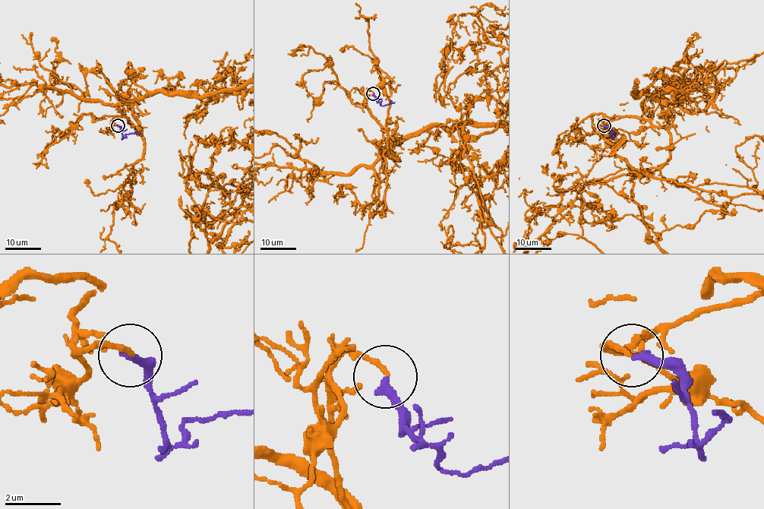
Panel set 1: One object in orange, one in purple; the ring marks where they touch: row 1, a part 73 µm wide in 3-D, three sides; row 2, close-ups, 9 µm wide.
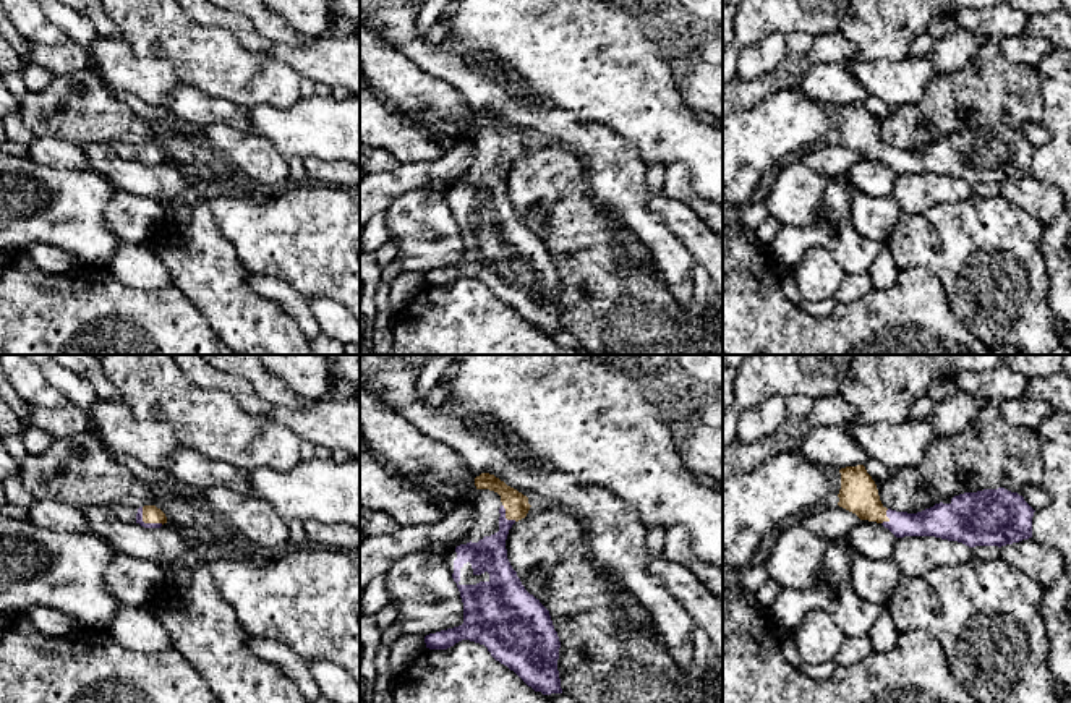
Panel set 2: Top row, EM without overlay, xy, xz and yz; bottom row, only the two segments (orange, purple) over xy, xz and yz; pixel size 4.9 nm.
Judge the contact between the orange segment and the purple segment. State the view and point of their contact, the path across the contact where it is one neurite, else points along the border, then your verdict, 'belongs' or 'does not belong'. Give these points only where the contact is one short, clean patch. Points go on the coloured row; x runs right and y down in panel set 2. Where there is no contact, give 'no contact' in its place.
xy (146, 522) | across xy (151, 514), (146, 522), (140, 511) | belongs

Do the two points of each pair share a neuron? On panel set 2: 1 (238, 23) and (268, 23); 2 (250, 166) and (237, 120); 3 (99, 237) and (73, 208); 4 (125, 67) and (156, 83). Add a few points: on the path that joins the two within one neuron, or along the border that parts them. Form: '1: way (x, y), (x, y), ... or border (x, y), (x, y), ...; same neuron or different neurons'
1: border (247, 17), (274, 42); different neurons
2: border (200, 128), (209, 123), (226, 123), (248, 130); different neurons
3: way (93, 230), (78, 214); same neuron
4: way (133, 75), (148, 78); same neuron

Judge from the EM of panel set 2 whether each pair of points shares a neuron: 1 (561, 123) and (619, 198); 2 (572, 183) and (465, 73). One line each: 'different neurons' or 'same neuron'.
1: same neuron
2: different neurons

